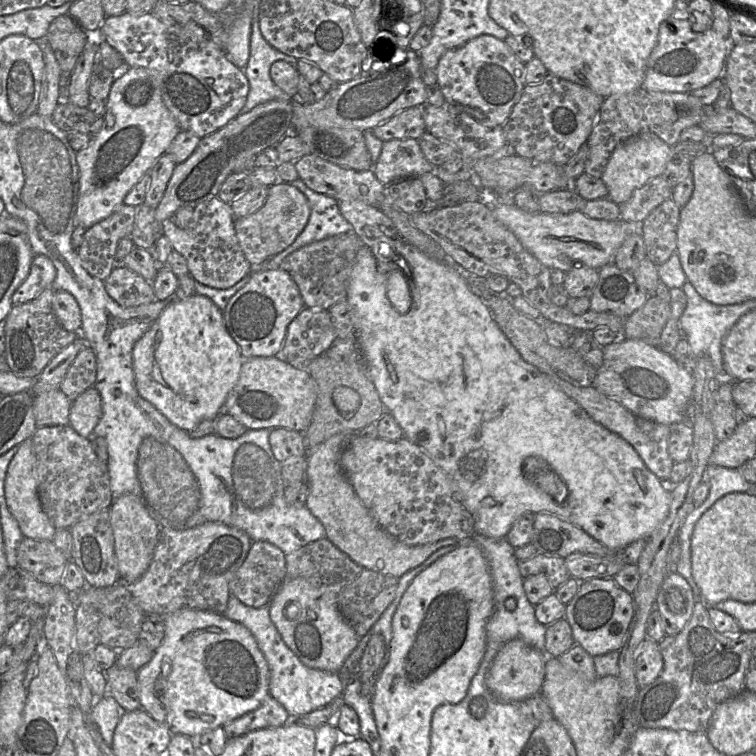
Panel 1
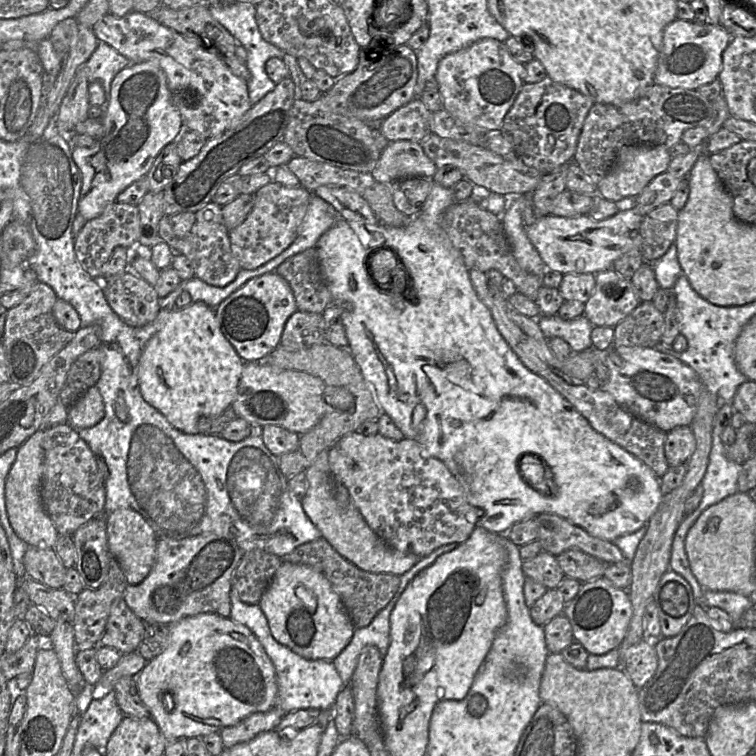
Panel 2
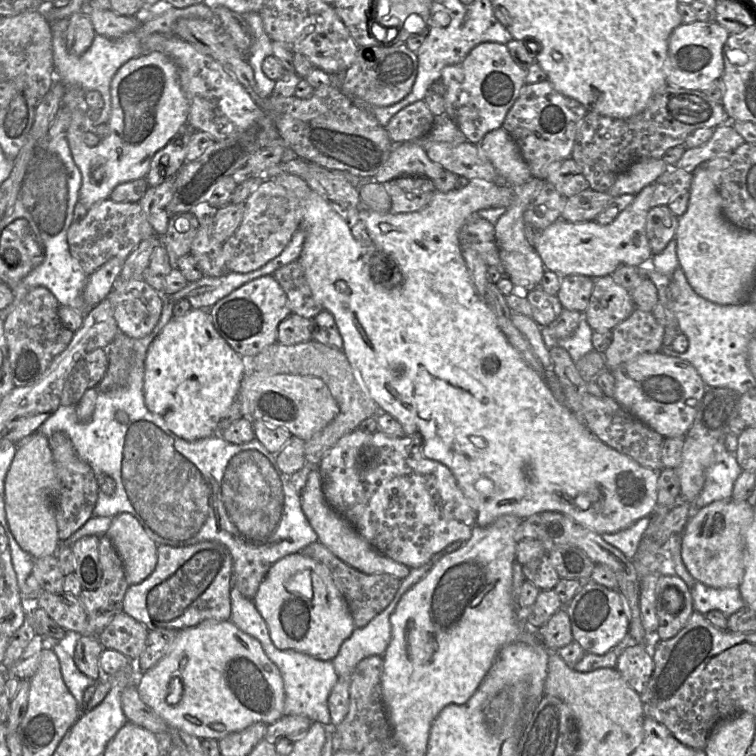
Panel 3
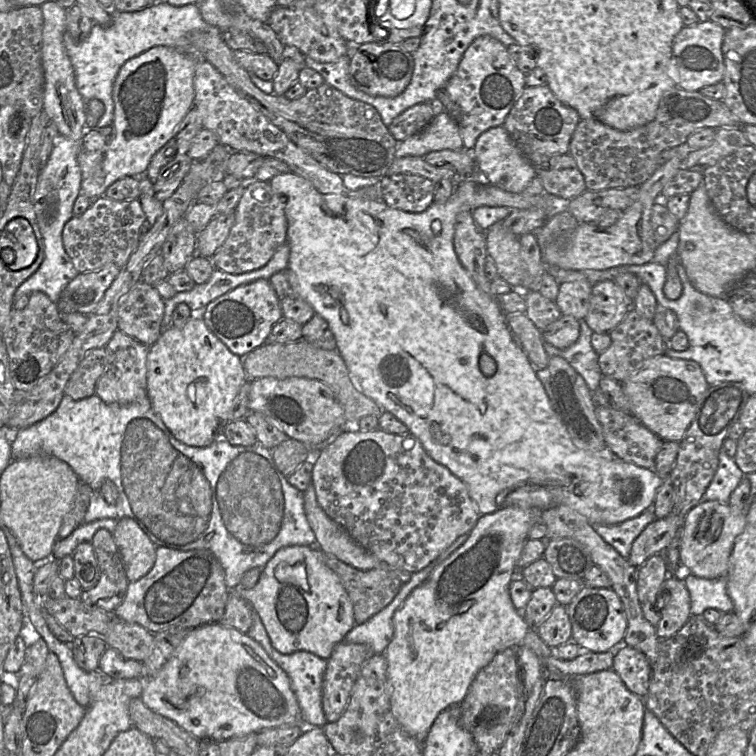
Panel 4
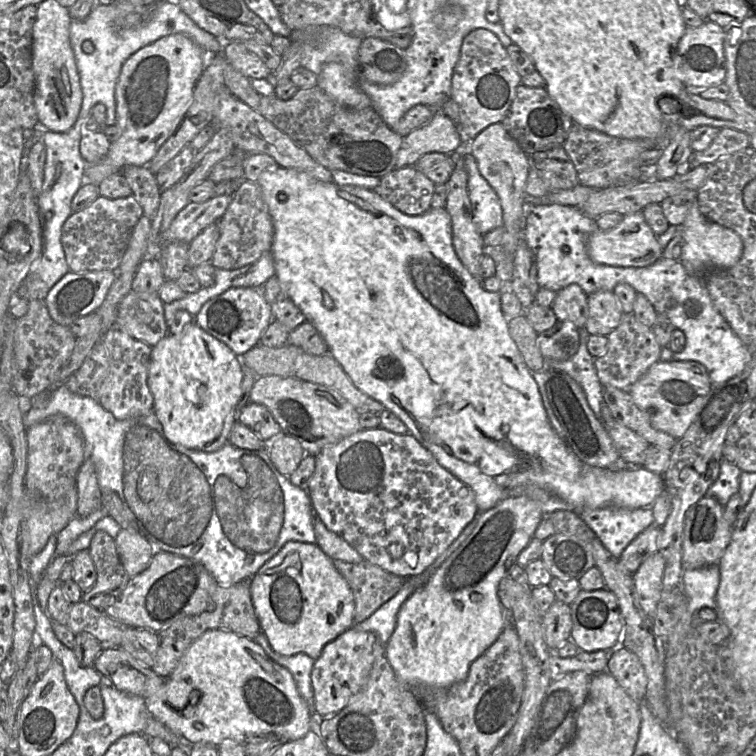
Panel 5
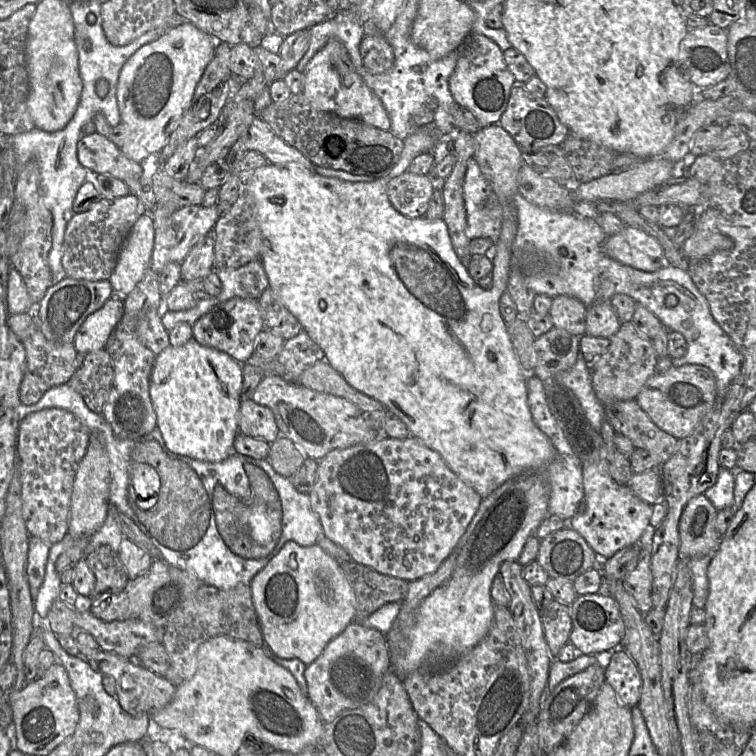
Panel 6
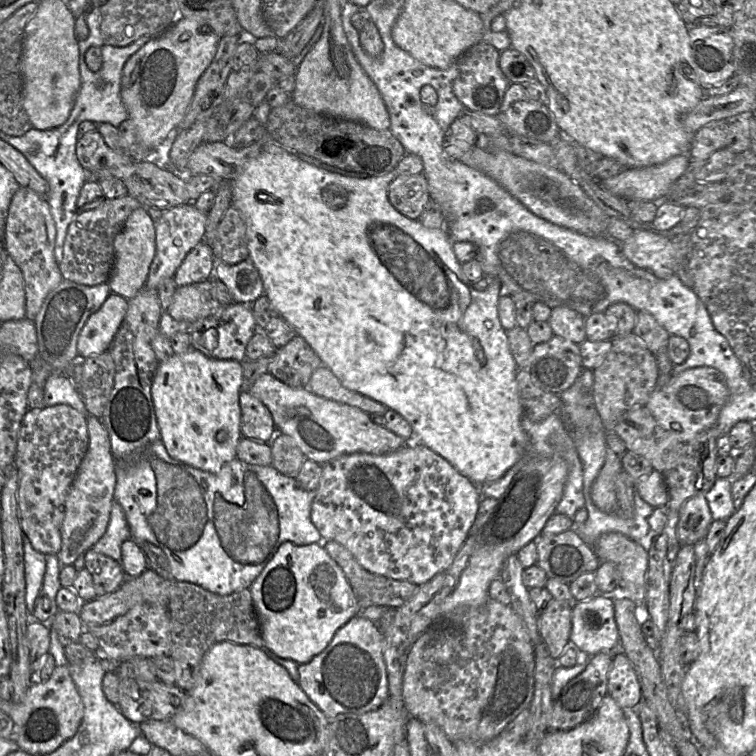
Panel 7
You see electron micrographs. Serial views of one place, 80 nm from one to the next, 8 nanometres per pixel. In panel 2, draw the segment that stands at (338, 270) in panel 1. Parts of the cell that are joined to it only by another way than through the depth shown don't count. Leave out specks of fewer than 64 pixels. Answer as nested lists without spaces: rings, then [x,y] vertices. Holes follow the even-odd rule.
[[[315,247],[288,258],[275,271],[289,283],[298,311],[322,314],[333,304]]]

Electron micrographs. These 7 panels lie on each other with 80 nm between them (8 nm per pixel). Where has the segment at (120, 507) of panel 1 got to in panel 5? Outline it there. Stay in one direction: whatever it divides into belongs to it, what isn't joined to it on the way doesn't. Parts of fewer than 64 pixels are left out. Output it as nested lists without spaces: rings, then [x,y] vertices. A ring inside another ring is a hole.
[[[121,529],[114,541],[122,565],[130,578],[149,566],[155,550],[137,530]]]

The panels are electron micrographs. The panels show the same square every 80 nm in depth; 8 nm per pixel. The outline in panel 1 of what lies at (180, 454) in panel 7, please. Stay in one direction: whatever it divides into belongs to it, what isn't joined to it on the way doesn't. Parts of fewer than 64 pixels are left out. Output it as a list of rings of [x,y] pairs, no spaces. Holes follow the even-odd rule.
[[[194,293],[184,300],[171,301],[133,347],[135,386],[171,423],[190,432],[205,419],[216,418],[240,377],[243,357],[229,334],[221,310],[207,296]]]

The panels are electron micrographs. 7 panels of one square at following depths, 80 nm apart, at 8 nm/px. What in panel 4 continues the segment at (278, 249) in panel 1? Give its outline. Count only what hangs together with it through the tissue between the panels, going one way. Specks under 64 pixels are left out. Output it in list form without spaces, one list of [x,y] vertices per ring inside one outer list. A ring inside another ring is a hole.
[[[247,181],[244,193],[235,207],[235,222],[216,253],[211,257],[215,268],[226,273],[241,274],[263,267],[278,248],[286,243],[288,222],[286,197],[276,194],[269,181]]]

